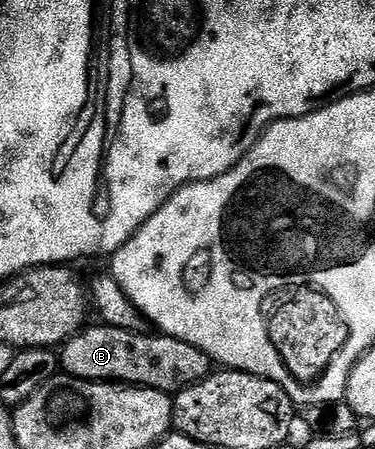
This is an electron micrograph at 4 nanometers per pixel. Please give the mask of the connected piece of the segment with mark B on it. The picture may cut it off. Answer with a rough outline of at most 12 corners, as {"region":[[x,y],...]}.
{"region":[[95,323],[61,369],[172,395],[212,372],[181,339]]}

